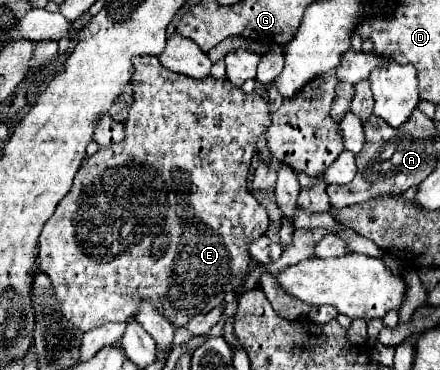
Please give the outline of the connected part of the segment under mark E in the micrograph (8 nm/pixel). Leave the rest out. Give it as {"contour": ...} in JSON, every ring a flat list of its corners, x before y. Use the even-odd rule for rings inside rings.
{"contour":[[135,57,133,61,133,103,129,109,129,117,125,121,127,135,121,143,111,147,101,147,95,155,85,157,83,165,79,167,73,187,69,193,59,201,59,207,55,215,45,223,43,233,39,237,39,267,43,273,49,275,57,301,61,305,63,315,81,331,89,331,95,327,101,327,109,321,125,321,135,315,135,303,137,299,151,299,153,305,163,313,171,325,183,327,189,319,193,319,199,313,213,311,215,307,223,305,223,297,229,291,239,291,245,283,245,277,249,273,249,251,247,245,261,237,267,231,269,219,267,211,261,207,261,203,249,193,247,189,247,175,251,167,251,157,255,153,255,141,261,133,267,131,271,117,269,117,269,103,259,97,257,93,243,93,239,87,232,85,227,79,216,79,209,75,203,79,189,79,185,75,173,73,167,67,163,67,157,57]]}

